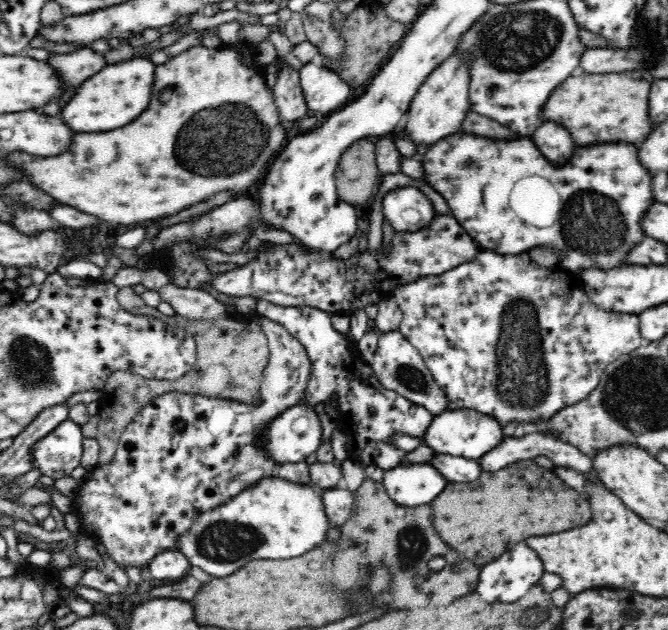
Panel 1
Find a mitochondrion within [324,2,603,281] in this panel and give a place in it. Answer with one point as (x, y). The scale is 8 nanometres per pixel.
(510, 40)

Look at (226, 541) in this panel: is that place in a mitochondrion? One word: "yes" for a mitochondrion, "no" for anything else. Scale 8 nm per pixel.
yes

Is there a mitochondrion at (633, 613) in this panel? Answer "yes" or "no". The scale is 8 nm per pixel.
yes

